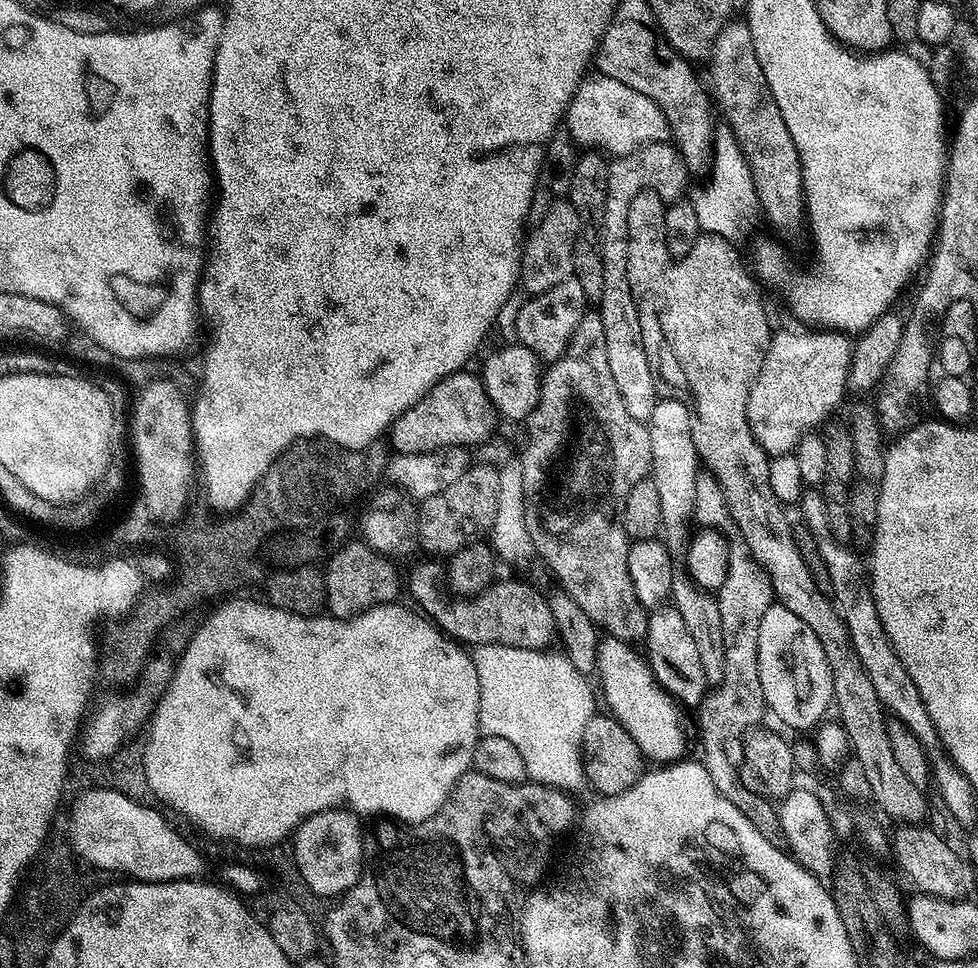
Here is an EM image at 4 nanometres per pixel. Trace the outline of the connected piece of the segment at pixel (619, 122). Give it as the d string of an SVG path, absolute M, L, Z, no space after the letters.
M593 75L581 81L564 115L566 130L579 147L617 156L631 154L647 144L664 144L669 139L666 114L650 98L614 78Z

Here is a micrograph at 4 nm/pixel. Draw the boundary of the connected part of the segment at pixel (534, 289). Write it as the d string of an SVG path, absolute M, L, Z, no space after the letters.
M560 198L552 203L556 204L549 206L548 213L540 220L540 225L529 236L527 233L522 244L518 265L518 280L519 283L524 283L523 291L532 296L550 290L554 286L558 286L558 282L567 280L572 276L574 242L577 234L580 233L582 221L575 204L567 199Z

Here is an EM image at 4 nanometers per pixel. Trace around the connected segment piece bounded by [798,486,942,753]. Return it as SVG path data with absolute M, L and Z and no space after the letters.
M805 487L800 494L798 508L799 519L810 530L816 539L816 549L828 571L831 591L835 603L840 609L840 616L846 622L848 633L854 646L854 654L862 662L866 674L870 674L870 682L874 682L874 690L878 690L878 698L889 713L892 712L912 731L912 736L928 752L940 752L942 745L936 733L934 722L930 722L930 714L926 714L926 706L922 702L922 694L918 694L918 686L906 674L906 666L902 666L902 658L894 650L886 630L882 626L882 618L878 616L878 606L874 602L869 585L866 583L866 564L859 560L848 544L838 542L830 534L828 521L828 504L819 487Z

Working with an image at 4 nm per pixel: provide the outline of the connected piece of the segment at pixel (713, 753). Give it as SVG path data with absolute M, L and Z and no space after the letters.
M732 668L726 669L728 669L728 688L744 688L744 692L736 692L736 696L728 696L724 704L716 704L713 691L707 693L706 703L702 708L704 713L700 716L700 744L704 747L702 763L706 774L710 774L710 782L714 782L716 789L734 806L738 806L742 814L746 814L750 826L754 826L754 830L758 830L762 838L780 846L784 844L784 831L780 825L777 805L767 795L746 790L746 786L740 784L740 768L746 763L745 737L750 730L761 723L759 720L766 716L766 701L762 694L762 686L756 688L756 684L748 680L752 672L736 672L736 676L732 676Z

